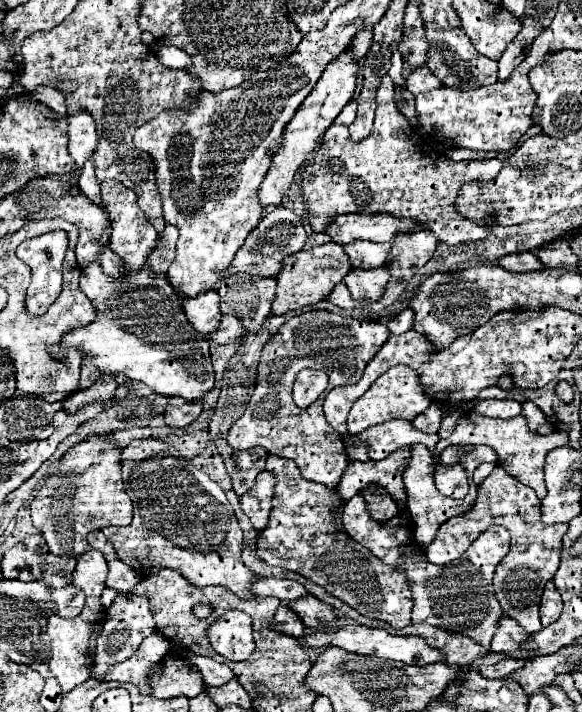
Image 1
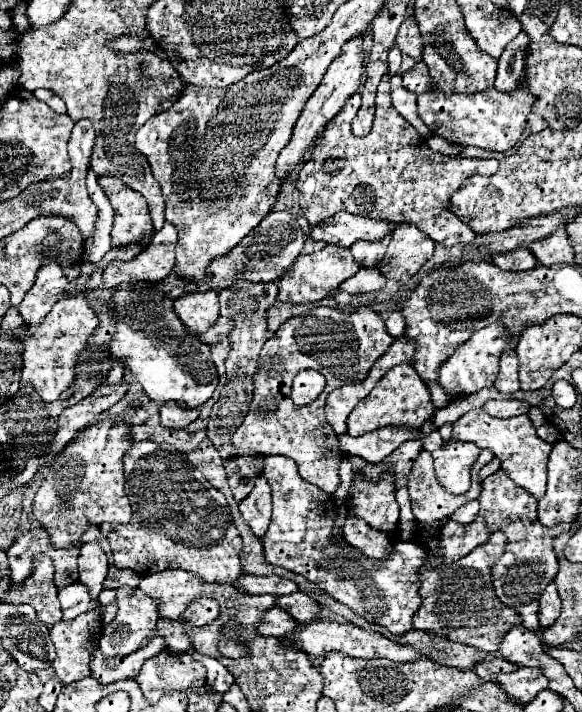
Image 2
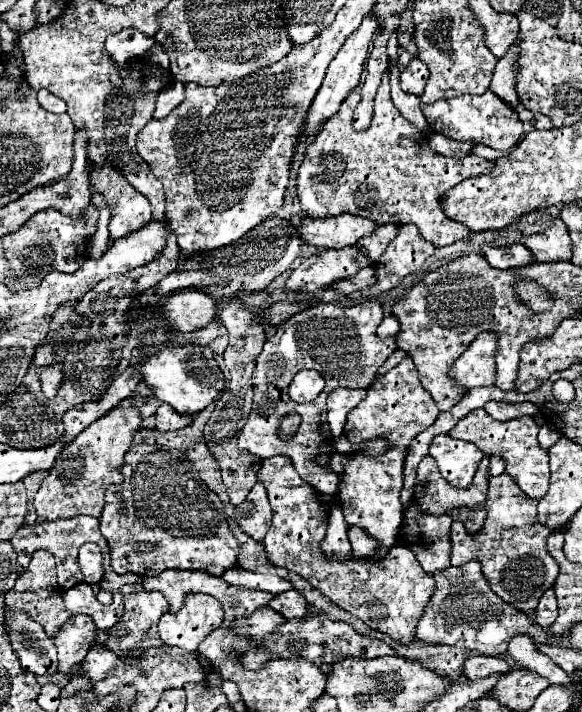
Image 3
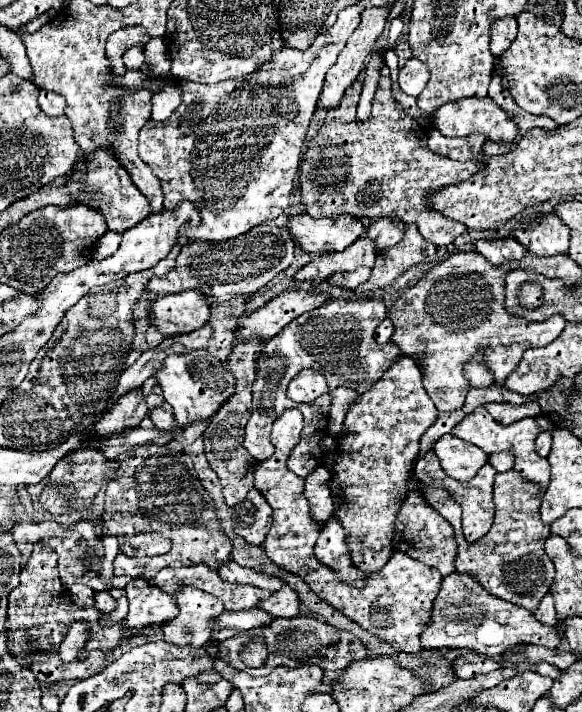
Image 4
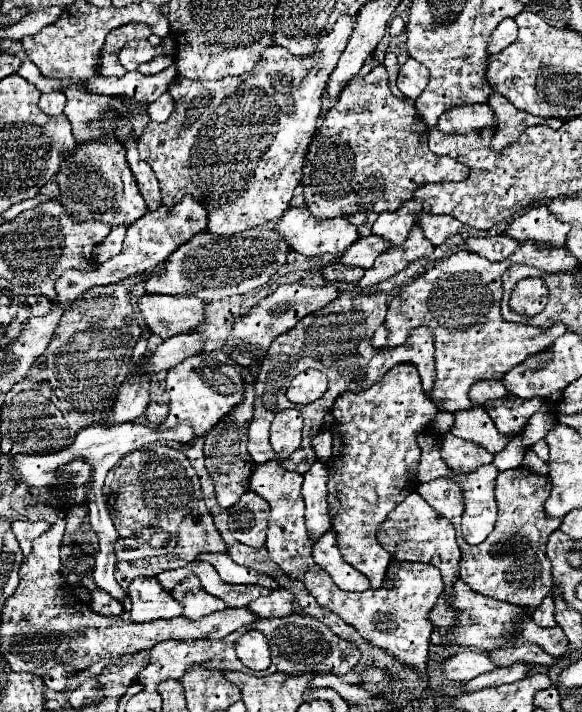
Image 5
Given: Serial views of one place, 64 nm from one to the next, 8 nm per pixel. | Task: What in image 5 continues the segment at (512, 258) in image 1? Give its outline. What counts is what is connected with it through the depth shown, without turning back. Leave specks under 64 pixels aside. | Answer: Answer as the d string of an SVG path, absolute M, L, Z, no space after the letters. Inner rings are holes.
M504 234L492 238L468 238L466 244L474 254L484 256L488 260L504 260L518 248L518 240Z

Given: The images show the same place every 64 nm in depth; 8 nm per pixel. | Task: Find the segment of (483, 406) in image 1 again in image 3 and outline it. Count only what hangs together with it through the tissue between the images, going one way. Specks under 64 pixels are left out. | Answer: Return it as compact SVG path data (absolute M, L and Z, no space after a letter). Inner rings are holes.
M488 402L484 406L484 410L500 420L500 422L506 422L506 420L514 420L514 418L520 418L520 416L536 416L540 414L540 408L532 402L522 402L522 404L506 404L506 402Z

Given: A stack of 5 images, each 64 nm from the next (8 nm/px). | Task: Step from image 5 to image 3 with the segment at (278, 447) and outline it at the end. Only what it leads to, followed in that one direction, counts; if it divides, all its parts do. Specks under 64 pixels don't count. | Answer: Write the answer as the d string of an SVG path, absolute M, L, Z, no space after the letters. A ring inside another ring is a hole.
M298 414L284 416L284 422L278 426L280 436L286 436L286 438L294 436L294 434L296 434L296 430L298 430L298 426L300 426L300 416L298 416ZM274 456L262 460L258 482L264 484L274 512L272 526L264 538L268 560L274 566L300 574L336 606L348 610L372 630L384 632L400 644L410 644L416 638L414 630L418 618L422 618L424 608L434 594L434 574L422 570L420 562L406 546L394 546L388 556L378 562L368 562L364 558L352 558L350 562L324 558L320 542L326 534L328 510L318 502L316 490L298 478L290 458Z

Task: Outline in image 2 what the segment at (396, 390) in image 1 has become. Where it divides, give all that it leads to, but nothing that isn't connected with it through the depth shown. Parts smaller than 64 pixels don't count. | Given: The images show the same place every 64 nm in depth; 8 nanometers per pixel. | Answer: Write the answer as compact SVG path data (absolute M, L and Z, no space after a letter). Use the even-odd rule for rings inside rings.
M404 362L394 366L388 372L388 376L382 376L382 380L372 388L372 392L354 406L354 410L348 416L348 434L362 436L366 432L372 432L384 426L404 426L404 428L420 430L422 422L426 422L426 418L432 418L434 412L436 408L432 404L426 384L420 380L414 366Z

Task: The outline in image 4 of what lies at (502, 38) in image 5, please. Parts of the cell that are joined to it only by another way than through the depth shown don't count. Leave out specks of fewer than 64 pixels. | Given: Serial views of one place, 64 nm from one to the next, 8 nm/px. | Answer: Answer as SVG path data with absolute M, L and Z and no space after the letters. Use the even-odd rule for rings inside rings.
M508 16L502 20L496 20L492 24L492 36L490 36L490 52L498 58L516 38L516 18Z

